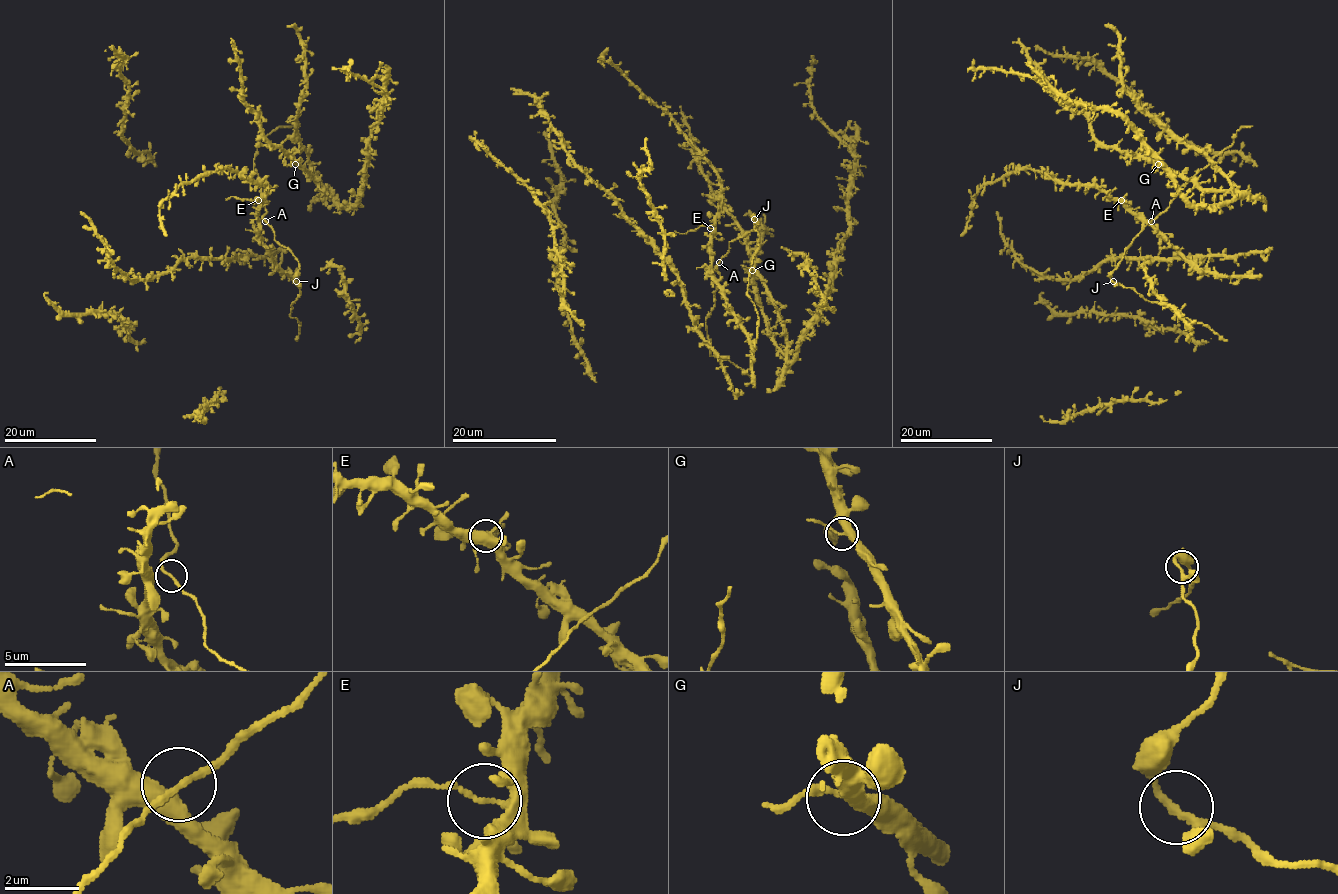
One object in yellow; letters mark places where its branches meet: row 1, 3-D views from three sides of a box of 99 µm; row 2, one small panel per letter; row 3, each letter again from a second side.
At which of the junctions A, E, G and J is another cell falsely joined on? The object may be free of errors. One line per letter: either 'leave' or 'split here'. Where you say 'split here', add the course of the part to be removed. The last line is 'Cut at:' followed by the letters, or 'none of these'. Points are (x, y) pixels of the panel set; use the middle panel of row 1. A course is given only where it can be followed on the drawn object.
A: leave
E: split here; course (711, 228), (699, 226), (685, 234), (674, 231)
G: leave
J: leave
Cut at: E

